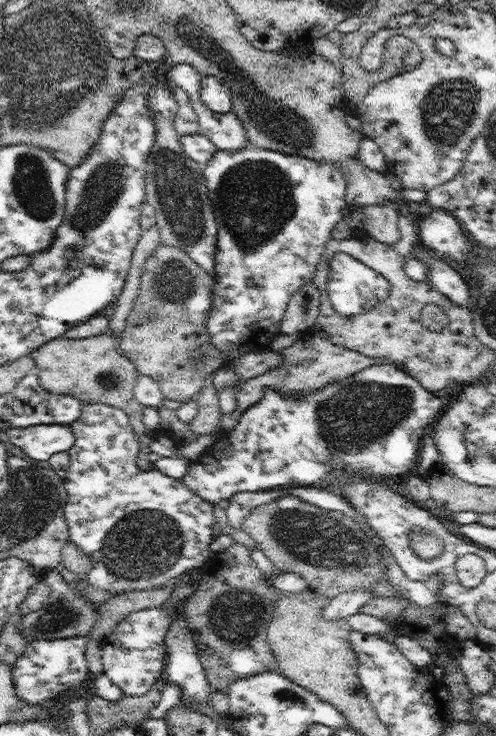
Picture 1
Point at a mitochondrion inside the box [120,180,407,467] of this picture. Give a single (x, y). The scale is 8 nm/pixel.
(172, 283)

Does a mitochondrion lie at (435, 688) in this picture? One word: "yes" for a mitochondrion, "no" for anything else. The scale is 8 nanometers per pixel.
no

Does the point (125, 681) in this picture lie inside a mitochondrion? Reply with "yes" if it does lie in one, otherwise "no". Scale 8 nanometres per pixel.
no

